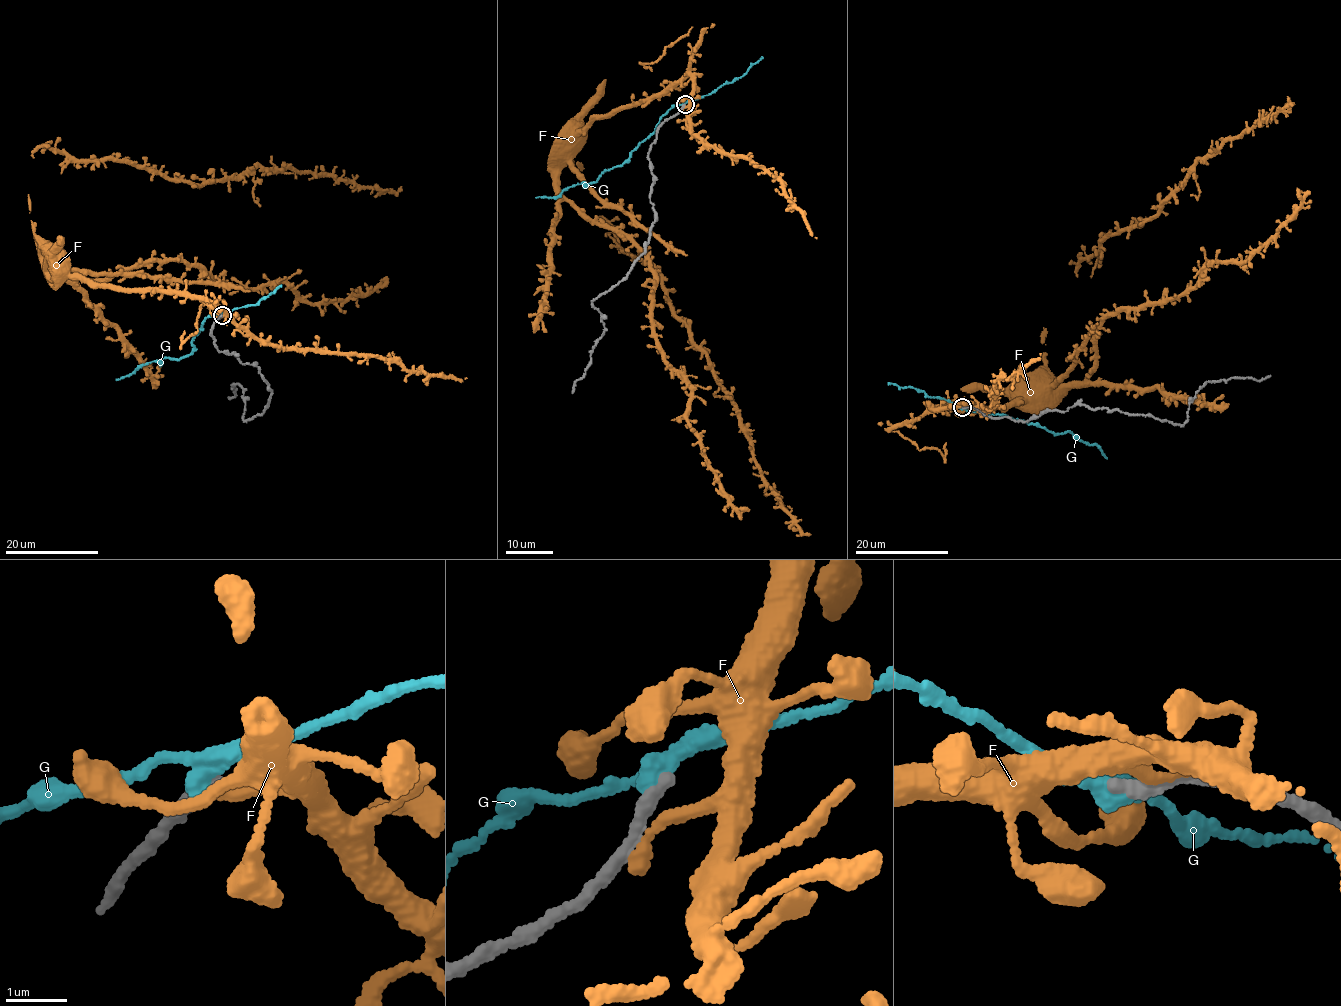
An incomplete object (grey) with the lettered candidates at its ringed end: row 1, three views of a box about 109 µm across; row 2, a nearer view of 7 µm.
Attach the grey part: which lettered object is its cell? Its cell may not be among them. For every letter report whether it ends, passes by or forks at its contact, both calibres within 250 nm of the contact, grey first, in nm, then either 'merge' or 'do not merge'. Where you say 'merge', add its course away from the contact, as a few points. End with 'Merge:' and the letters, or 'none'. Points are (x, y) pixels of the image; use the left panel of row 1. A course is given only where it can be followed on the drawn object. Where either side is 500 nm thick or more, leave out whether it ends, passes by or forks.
F: it ends | 280/240 nm | do not merge
G: it passes by | 240/240 nm | do not merge
Merge: none

